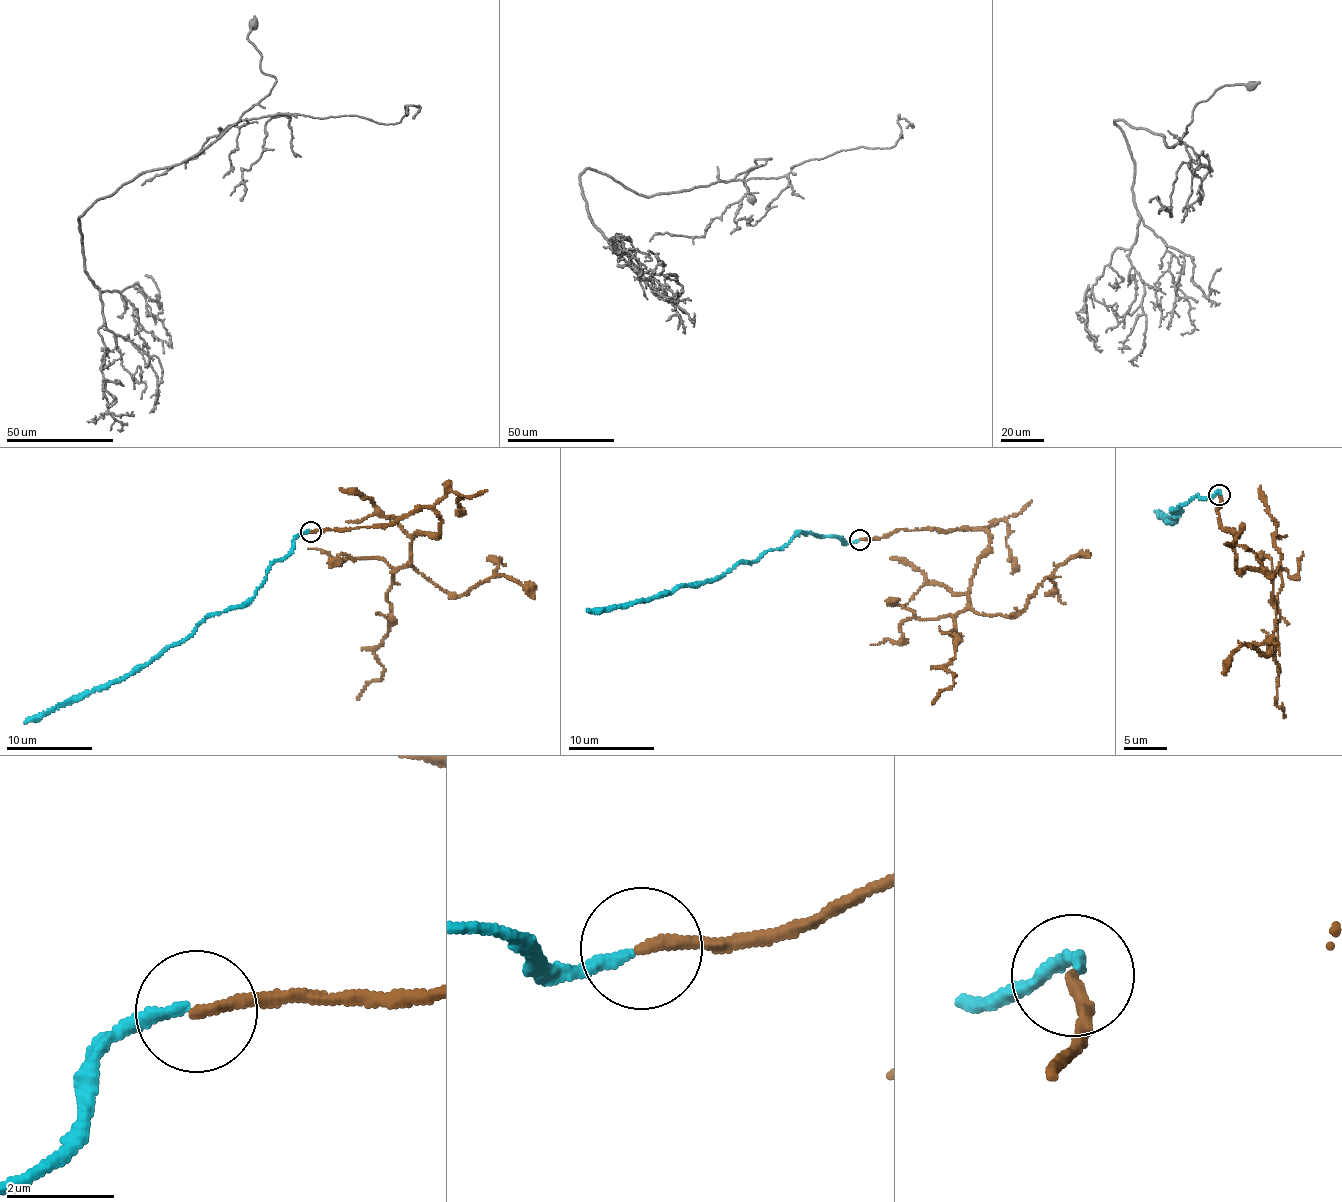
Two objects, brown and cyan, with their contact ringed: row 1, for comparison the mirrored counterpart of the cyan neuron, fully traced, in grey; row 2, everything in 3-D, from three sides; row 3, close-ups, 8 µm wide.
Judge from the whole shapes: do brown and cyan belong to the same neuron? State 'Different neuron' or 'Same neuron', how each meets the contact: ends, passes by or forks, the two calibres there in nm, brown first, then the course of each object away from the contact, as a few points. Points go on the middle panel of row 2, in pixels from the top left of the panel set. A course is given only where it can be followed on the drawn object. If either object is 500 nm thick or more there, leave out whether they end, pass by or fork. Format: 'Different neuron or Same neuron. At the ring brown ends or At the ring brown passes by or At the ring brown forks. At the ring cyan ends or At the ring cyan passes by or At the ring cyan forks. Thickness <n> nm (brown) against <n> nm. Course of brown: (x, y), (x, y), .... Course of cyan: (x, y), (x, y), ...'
Same neuron. At the ring brown ends. At the ring cyan ends. Thickness 220 nm (brown) against 200 nm. Course of brown: (860, 539), (898, 529), (990, 535), (968, 605), (950, 631), (953, 659), (944, 667), (953, 677), (932, 704). Course of cyan: (858, 541), (848, 543), (803, 531), (751, 563), (745, 561), (705, 582), (587, 612)

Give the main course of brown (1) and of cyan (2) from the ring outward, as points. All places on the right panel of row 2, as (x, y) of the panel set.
1: (1219, 495), (1222, 530), (1235, 534), (1235, 567), (1271, 577), (1280, 621), (1274, 703), (1285, 717)
2: (1221, 494), (1198, 495), (1173, 509), (1181, 509), (1174, 522), (1156, 513)

